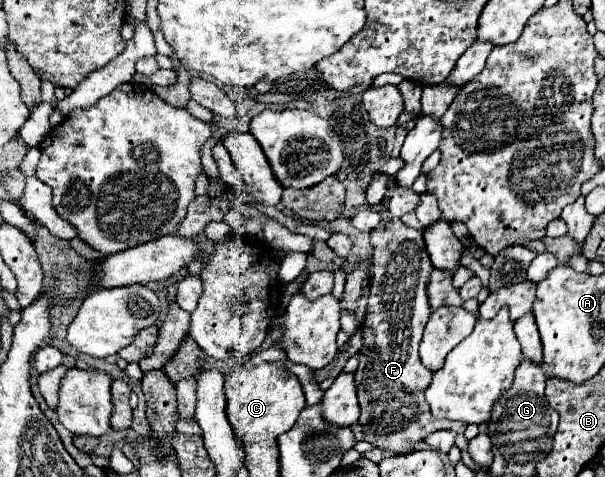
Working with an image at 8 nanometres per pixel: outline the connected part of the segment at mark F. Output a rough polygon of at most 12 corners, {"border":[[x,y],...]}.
{"border":[[372,230],[358,352],[368,442],[404,454],[436,430],[418,344],[434,270],[422,232]]}

